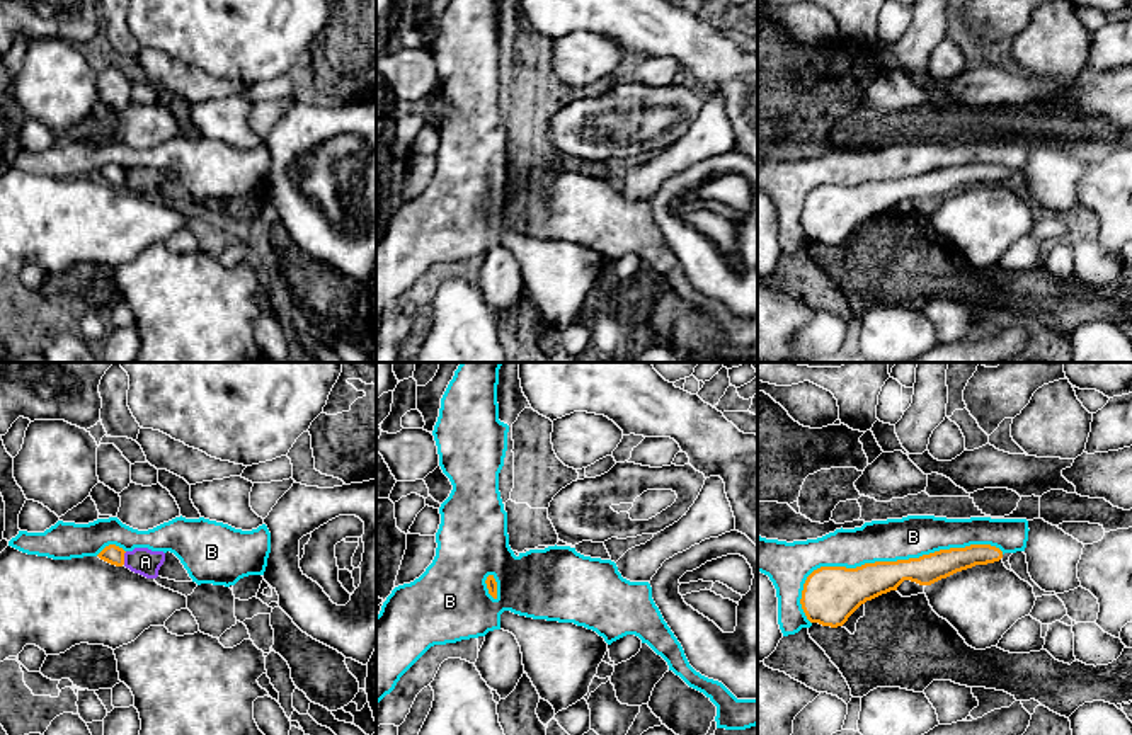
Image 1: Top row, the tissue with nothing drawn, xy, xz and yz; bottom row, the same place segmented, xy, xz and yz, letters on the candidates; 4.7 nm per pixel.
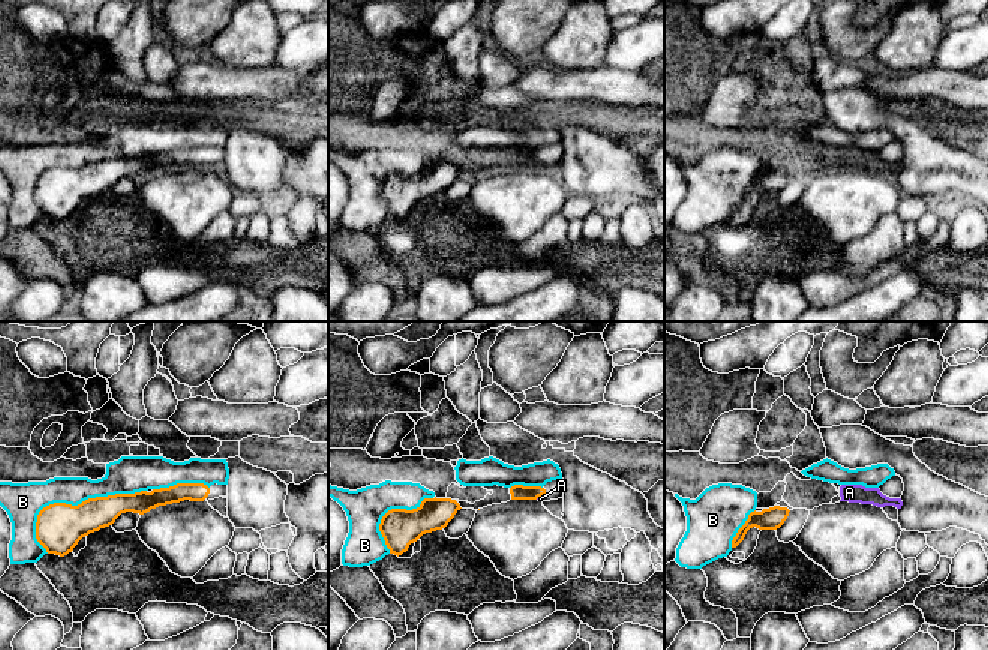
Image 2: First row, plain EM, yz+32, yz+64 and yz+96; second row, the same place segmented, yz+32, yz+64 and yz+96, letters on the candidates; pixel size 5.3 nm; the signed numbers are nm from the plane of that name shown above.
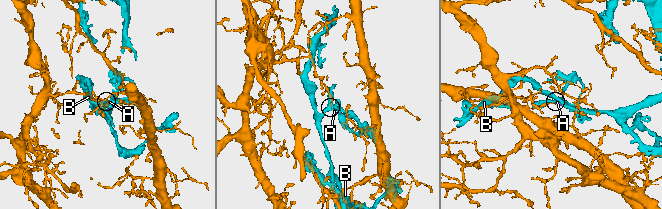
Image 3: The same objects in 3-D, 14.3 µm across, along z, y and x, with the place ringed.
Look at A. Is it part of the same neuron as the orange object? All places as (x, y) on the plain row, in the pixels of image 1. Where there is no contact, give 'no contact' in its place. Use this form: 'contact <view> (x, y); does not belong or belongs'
contact xy (123, 177); does not belong

